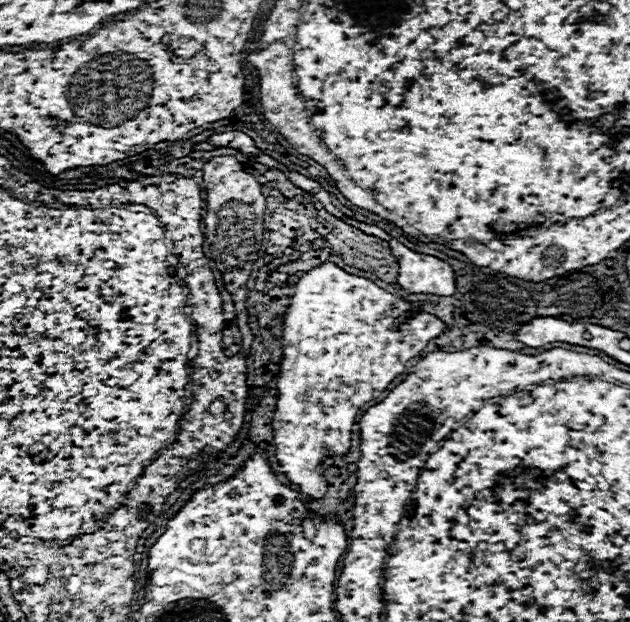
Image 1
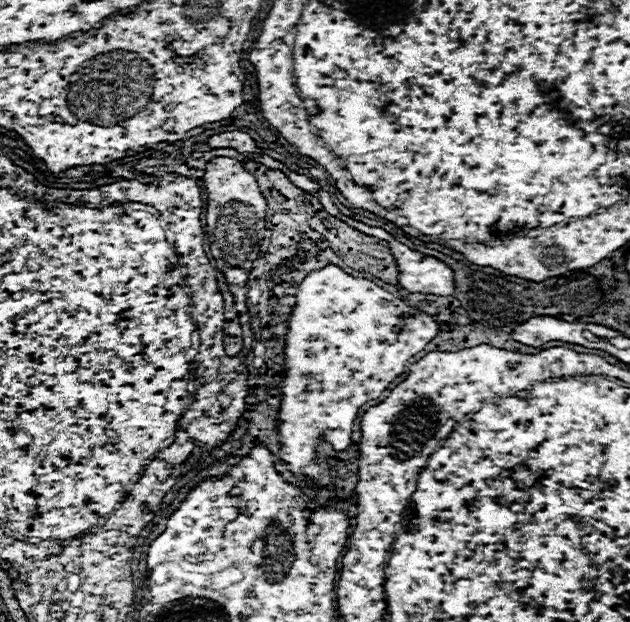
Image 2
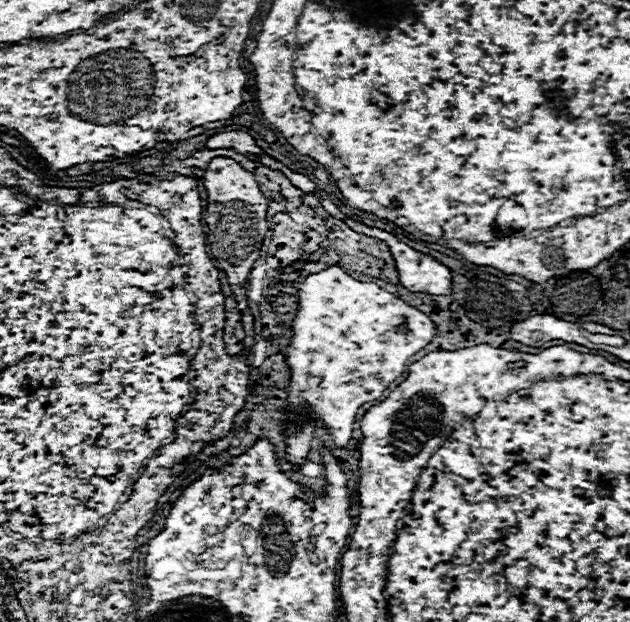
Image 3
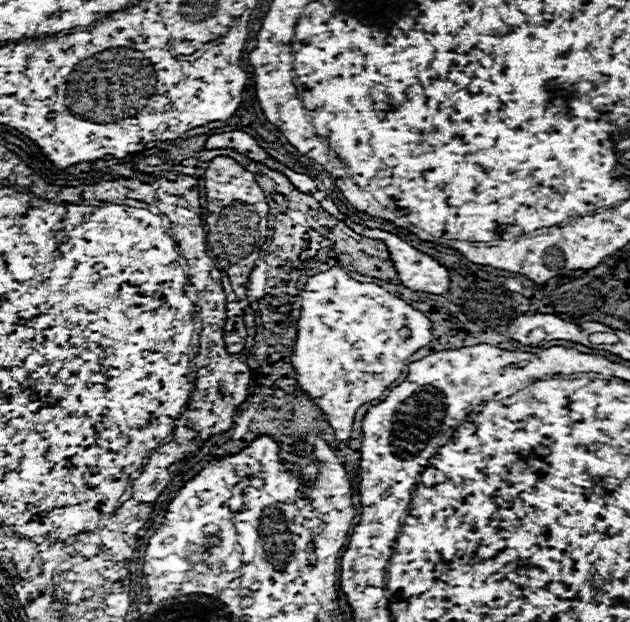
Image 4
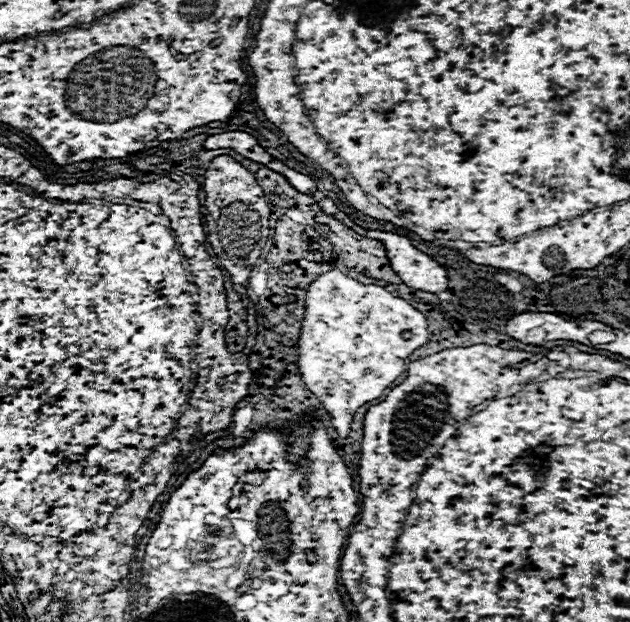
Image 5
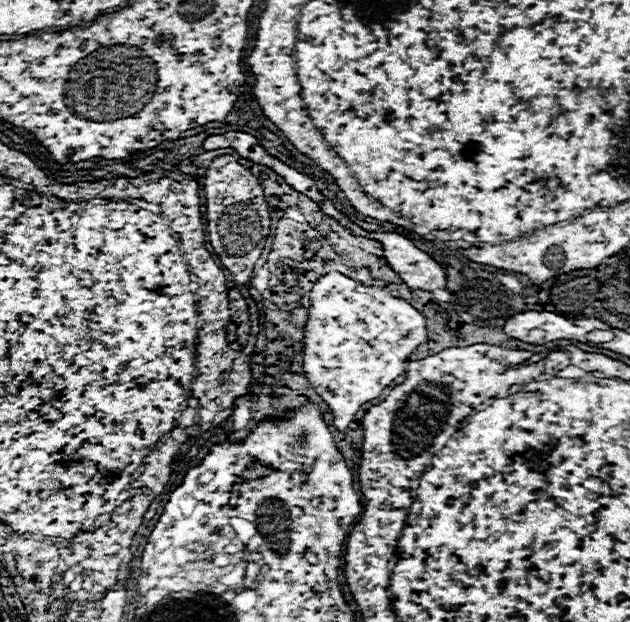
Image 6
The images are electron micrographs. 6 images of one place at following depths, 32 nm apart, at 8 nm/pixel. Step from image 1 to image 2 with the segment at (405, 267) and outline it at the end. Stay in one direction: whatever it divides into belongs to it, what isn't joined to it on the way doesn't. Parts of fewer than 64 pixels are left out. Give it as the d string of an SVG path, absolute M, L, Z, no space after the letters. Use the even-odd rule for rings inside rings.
M416 250L396 252L394 260L400 272L398 284L408 292L436 296L450 296L454 292L454 274L444 262Z

